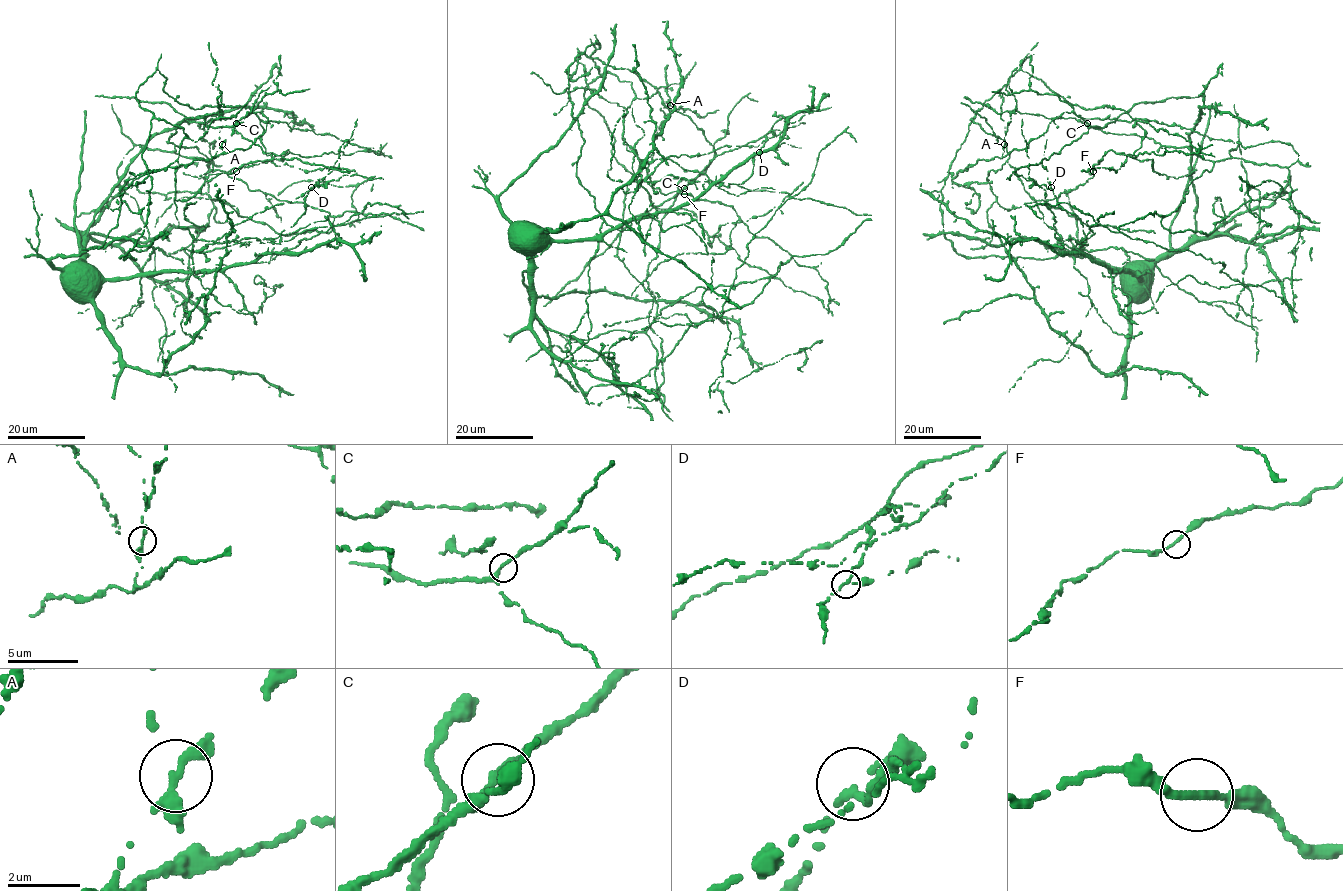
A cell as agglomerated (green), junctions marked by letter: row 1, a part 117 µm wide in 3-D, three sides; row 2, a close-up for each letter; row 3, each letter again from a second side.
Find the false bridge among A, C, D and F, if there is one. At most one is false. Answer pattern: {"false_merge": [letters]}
{"false_merge": ["A"]}

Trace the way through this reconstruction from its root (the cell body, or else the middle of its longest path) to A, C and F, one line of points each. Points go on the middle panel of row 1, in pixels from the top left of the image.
A: (515, 230), (533, 313), (599, 354), (573, 360), (645, 332), (660, 399), (648, 264), (715, 157), (669, 105)
C: (515, 230), (533, 313), (599, 354), (573, 360), (569, 342), (645, 332), (660, 399), (646, 277), (684, 188)
F: (515, 230), (639, 220), (608, 225), (577, 176), (568, 68), (596, 41), (635, 94), (622, 139), (684, 194)

